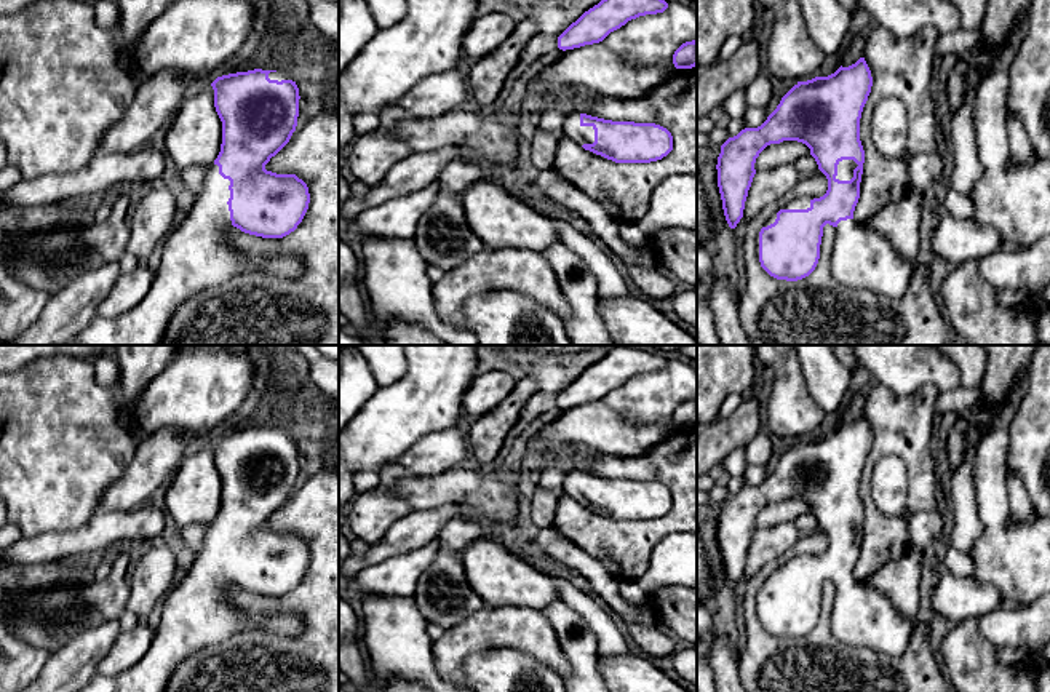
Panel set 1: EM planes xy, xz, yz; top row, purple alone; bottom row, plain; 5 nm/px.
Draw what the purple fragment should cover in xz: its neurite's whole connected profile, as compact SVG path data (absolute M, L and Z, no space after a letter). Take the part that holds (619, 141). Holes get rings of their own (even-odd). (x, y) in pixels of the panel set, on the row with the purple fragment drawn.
M579 112L566 117L563 137L615 163L650 163L673 150L673 136L660 125L612 121Z

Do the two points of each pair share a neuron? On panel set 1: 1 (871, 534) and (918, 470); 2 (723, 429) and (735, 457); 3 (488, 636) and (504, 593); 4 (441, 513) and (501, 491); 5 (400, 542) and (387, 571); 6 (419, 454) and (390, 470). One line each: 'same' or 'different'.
1: same
2: different
3: different
4: different
5: different
6: different

